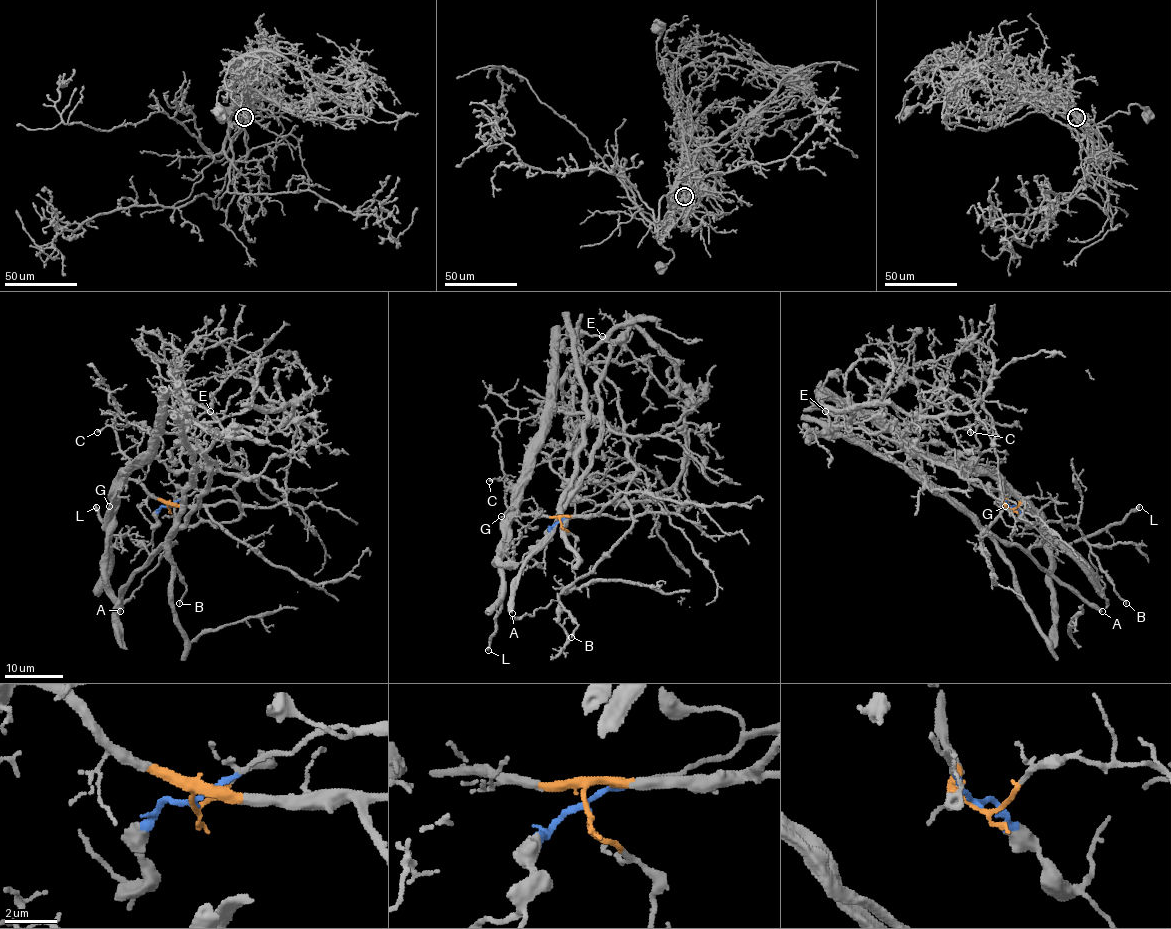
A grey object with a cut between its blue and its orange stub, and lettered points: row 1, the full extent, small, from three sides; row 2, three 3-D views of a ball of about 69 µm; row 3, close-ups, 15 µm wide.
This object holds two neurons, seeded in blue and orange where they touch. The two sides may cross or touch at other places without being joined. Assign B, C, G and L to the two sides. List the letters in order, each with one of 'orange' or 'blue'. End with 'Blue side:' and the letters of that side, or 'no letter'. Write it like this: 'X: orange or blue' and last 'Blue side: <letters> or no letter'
B: blue
C: orange
G: orange
L: orange
Blue side: B

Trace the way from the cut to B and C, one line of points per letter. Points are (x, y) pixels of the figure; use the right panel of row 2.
B: (1010, 508), (1000, 492), (990, 489), (1020, 519), (1074, 525), (1114, 591), (1127, 604)
C: (1010, 508), (1006, 503), (1003, 480), (972, 461), (974, 452), (980, 446), (975, 428), (969, 425), (969, 432)

